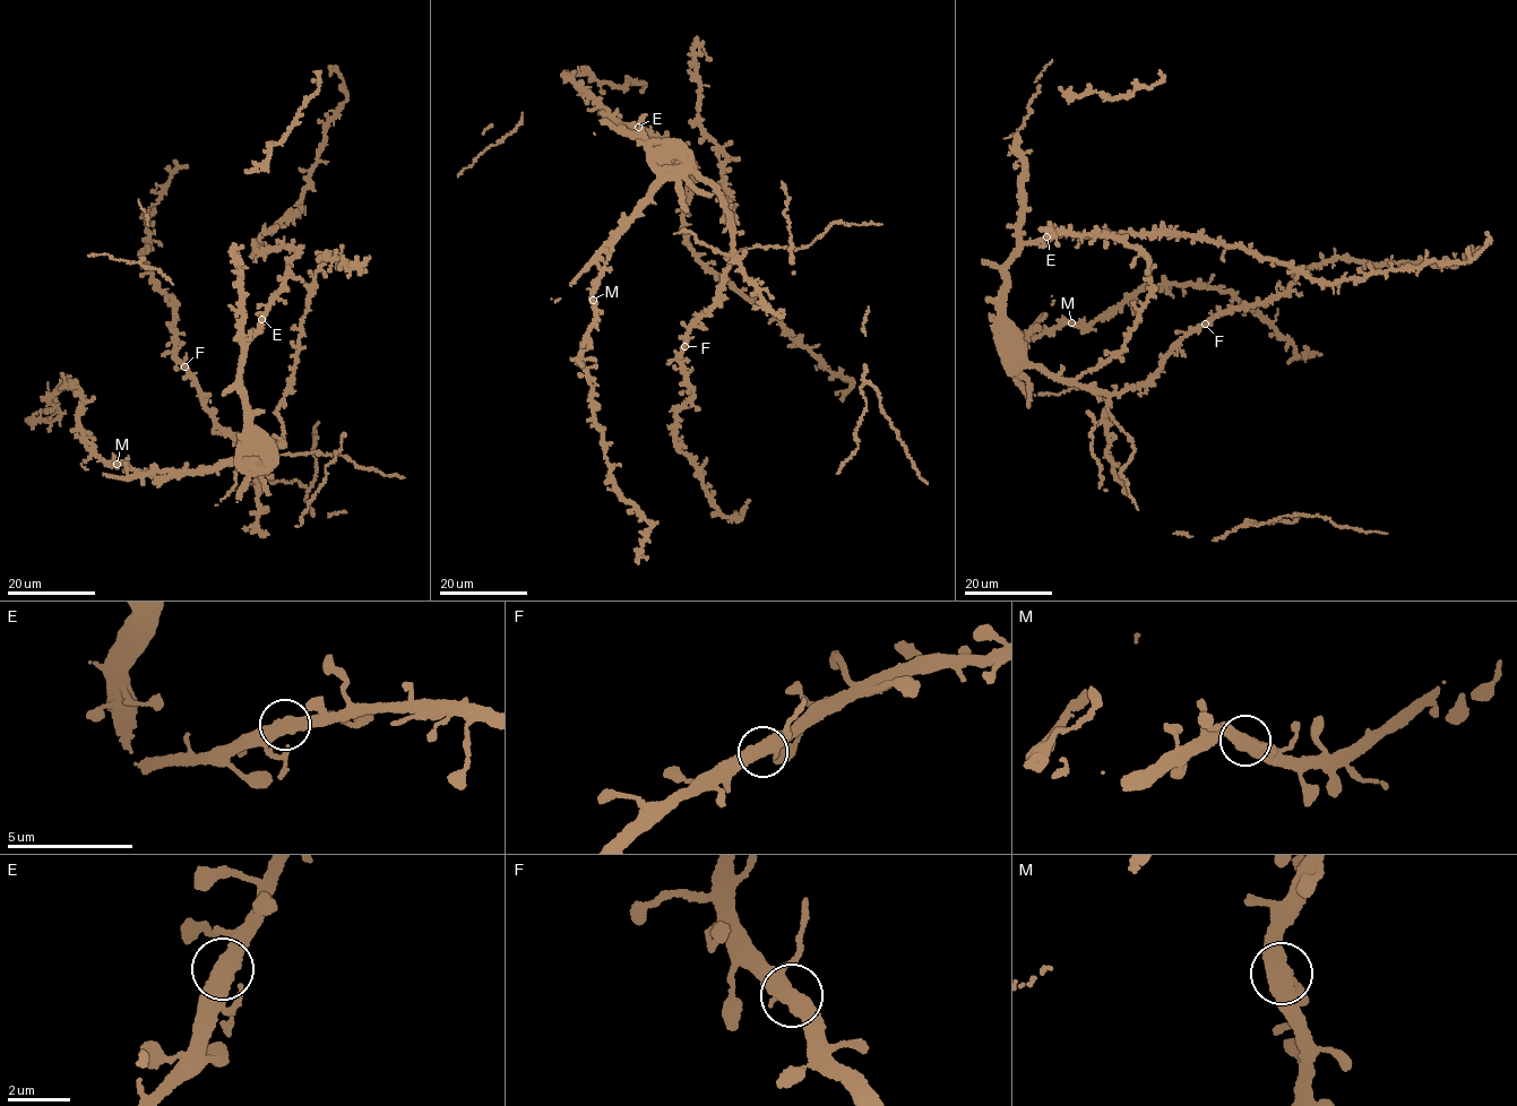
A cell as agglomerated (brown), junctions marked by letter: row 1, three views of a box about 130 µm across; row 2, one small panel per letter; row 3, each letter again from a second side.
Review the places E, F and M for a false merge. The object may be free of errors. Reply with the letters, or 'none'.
none

